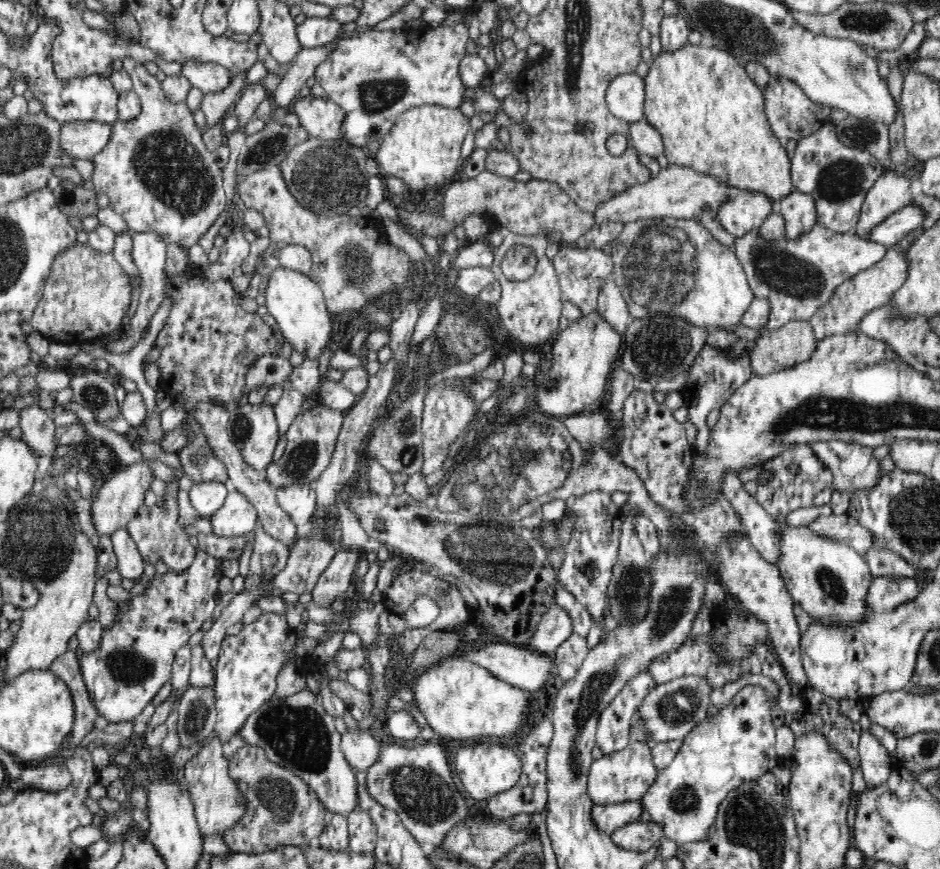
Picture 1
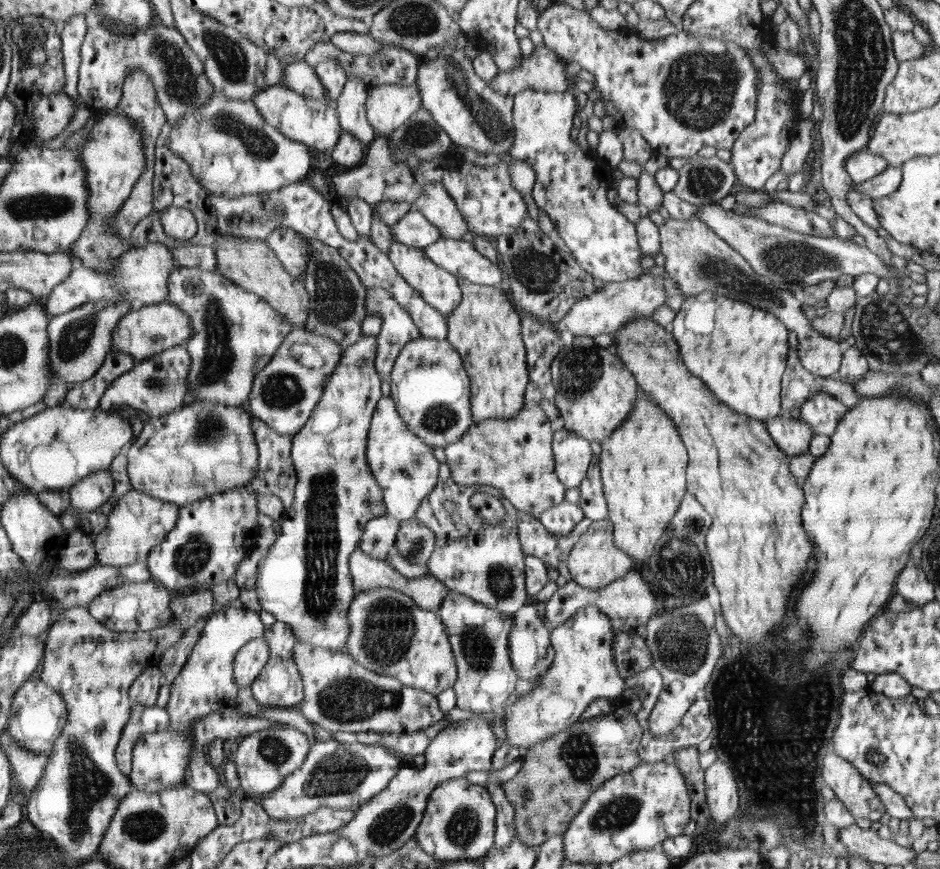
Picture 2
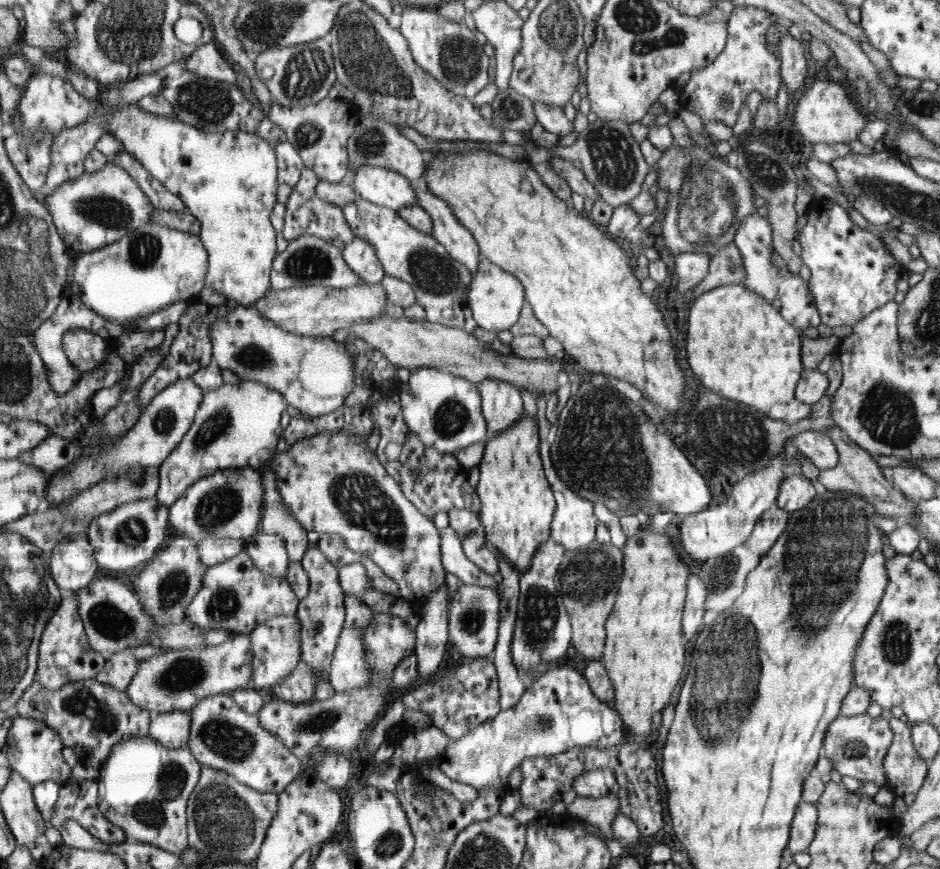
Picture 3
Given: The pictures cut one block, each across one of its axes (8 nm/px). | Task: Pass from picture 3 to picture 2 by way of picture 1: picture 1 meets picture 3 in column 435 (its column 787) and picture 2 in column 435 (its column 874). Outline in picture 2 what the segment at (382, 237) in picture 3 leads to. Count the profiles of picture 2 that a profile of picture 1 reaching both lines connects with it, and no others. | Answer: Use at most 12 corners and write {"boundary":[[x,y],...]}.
{"boundary":[[441,239],[430,260],[482,286],[499,286],[500,268],[472,243]]}

